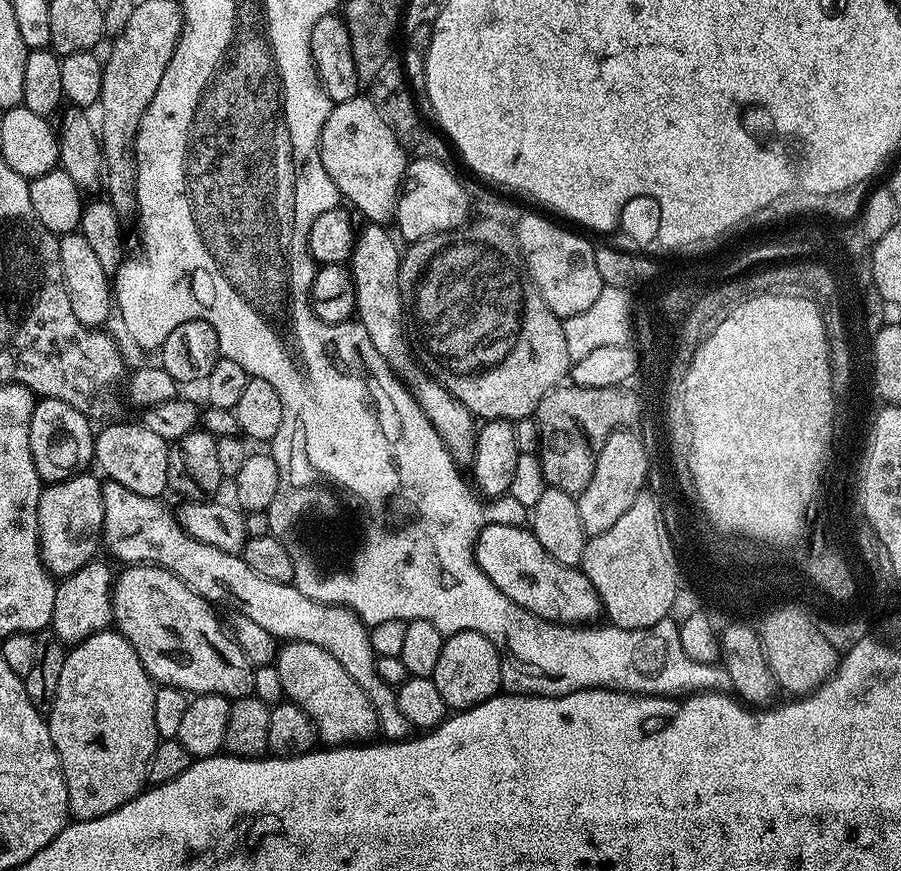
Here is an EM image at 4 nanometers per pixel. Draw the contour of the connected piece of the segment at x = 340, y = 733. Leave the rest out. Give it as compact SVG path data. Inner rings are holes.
M290 640L279 645L274 659L281 690L293 704L306 710L316 723L318 736L325 745L347 746L373 739L380 732L380 719L362 686L342 670L341 664L322 646Z

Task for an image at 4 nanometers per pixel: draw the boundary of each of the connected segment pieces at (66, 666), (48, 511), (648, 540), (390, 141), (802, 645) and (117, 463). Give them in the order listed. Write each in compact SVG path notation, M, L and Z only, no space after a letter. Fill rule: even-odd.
M115 630L96 632L90 638L82 641L81 644L75 645L67 653L65 662L62 665L62 674L59 675L57 696L52 700L46 719L48 721L48 729L50 730L50 738L54 742L56 753L62 762L62 770L66 778L68 811L76 820L102 818L102 814L110 814L114 810L118 810L118 806L130 802L139 792L145 791L148 778L148 763L154 754L158 741L161 739L158 734L158 726L154 726L154 698L156 697L156 689L157 685L142 666L134 646L130 646L130 642L121 632Z
M89 474L72 476L68 480L59 480L40 489L38 502L38 524L40 526L40 552L45 567L53 577L63 578L82 570L97 555L96 547L101 547L104 531L104 499L100 489L101 481Z
M648 490L638 494L634 506L630 506L630 510L626 510L626 514L622 514L622 518L618 518L618 522L610 526L610 530L587 537L579 567L586 578L590 578L594 590L599 594L603 615L617 628L649 628L671 613L668 611L676 600L680 576L676 573L675 562L672 561L673 553L668 553L664 544L666 546L666 536L662 531L662 508L657 497Z
M358 95L350 98L350 102L333 107L320 131L320 157L322 166L326 166L326 174L330 174L341 197L349 200L347 203L353 209L356 207L365 216L365 221L384 226L396 214L396 198L404 178L406 153L391 127L378 118L377 105L371 99L368 101L366 96Z
M784 602L769 607L764 621L758 624L762 650L777 685L788 694L807 694L819 684L823 684L838 663L838 649L830 646L826 638L818 632L818 626L810 621L802 611L792 611L792 606Z
M108 422L103 425L104 429L97 431L95 433L94 439L96 442L96 451L94 453L94 464L95 467L100 467L103 474L107 479L113 480L114 482L118 482L118 486L126 486L126 490L134 490L134 494L142 494L146 498L160 498L163 497L165 493L169 491L168 487L168 449L170 447L169 441L164 440L159 436L159 434L154 434L154 430L150 430L144 423L136 422L136 424L112 424L116 422Z

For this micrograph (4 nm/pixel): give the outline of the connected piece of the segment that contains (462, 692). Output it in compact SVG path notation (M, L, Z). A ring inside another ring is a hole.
M454 632L445 639L438 666L431 676L449 710L472 708L497 695L502 688L502 653L488 636L477 632Z

